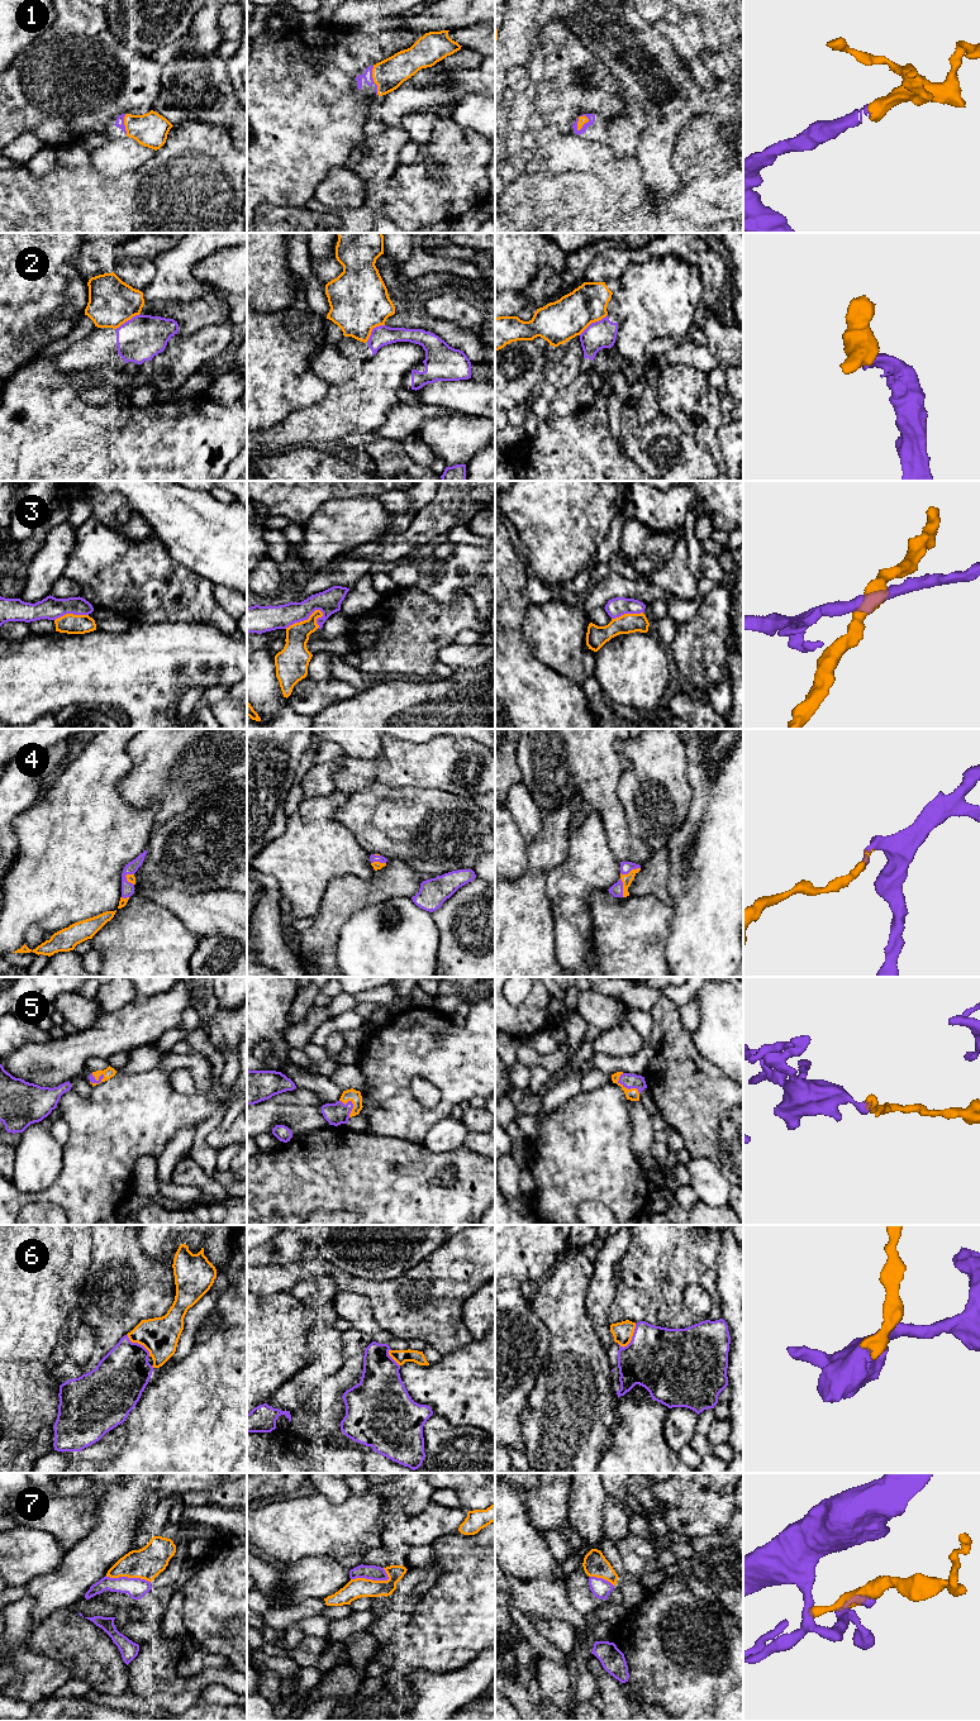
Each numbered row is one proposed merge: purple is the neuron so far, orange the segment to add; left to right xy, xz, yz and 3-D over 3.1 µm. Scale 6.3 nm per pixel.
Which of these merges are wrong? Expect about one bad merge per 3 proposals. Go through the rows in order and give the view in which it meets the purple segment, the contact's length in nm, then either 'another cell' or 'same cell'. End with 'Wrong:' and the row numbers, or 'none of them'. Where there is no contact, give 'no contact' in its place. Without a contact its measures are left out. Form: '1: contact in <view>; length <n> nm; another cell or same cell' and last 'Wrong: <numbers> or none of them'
1: contact in yz; length 120 nm; same cell
2: contact in yz; length 220 nm; another cell
3: contact in xz; length 260 nm; another cell
4: contact in yz; length 130 nm; same cell
5: contact in yz; length 180 nm; same cell
6: contact in yz; length 180 nm; same cell
7: contact in xz; length 240 nm; another cell
Wrong: 2, 3, 7

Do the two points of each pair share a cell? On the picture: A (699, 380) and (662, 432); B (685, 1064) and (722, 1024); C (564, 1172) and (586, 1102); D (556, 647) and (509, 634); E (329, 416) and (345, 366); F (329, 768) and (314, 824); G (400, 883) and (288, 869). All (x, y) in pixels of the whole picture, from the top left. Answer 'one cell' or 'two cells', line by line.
A: two cells
B: two cells
C: one cell
D: two cells
E: two cells
F: two cells
G: two cells

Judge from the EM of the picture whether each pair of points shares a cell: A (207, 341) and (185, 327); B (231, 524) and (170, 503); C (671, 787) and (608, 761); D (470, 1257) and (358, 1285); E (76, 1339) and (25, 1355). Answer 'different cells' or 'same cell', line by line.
A: different cells
B: same cell
C: different cells
D: same cell
E: different cells

